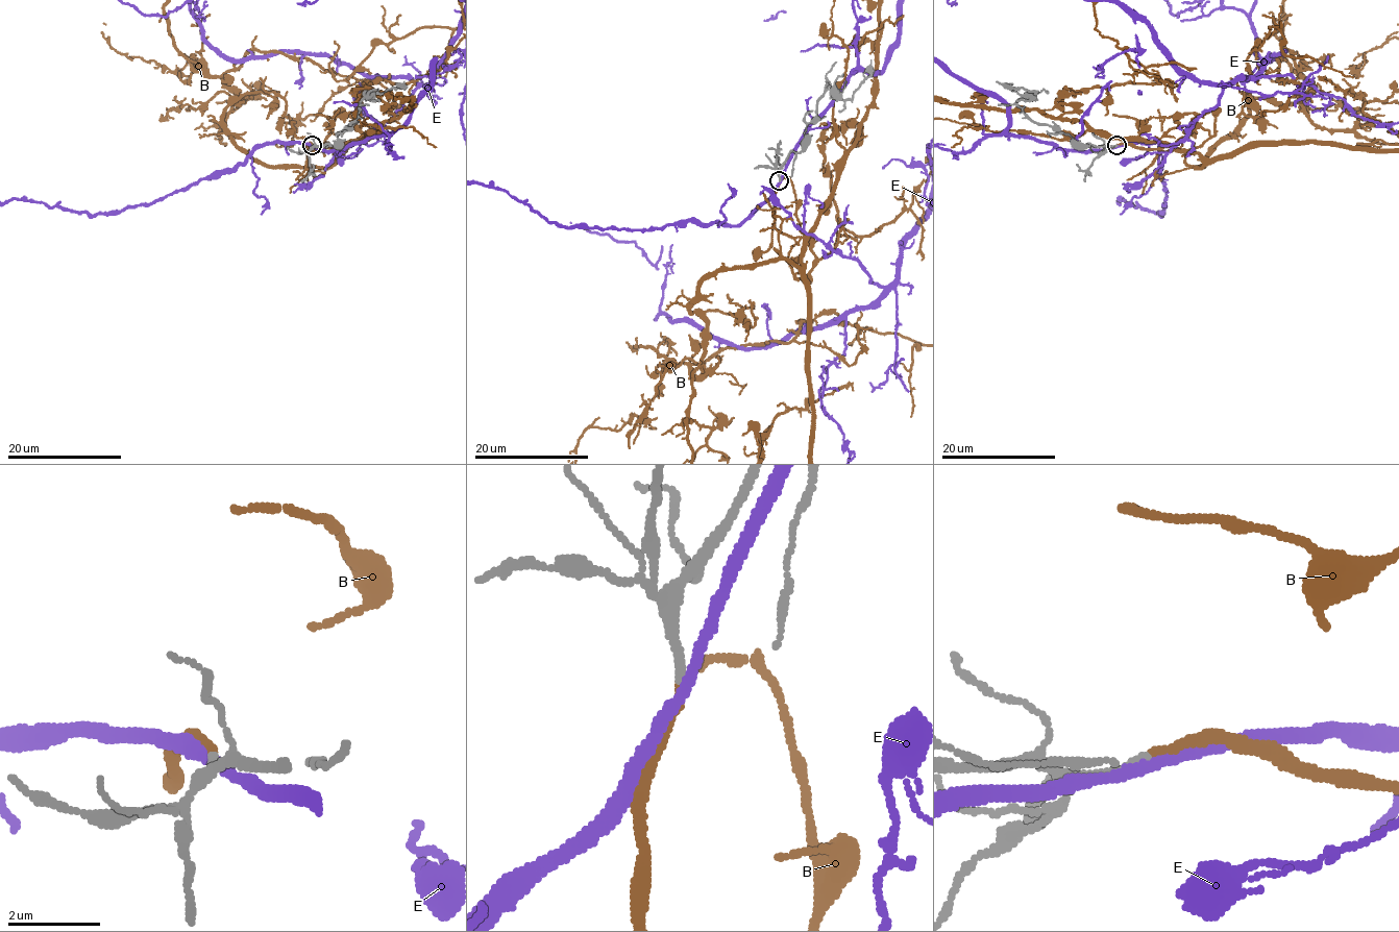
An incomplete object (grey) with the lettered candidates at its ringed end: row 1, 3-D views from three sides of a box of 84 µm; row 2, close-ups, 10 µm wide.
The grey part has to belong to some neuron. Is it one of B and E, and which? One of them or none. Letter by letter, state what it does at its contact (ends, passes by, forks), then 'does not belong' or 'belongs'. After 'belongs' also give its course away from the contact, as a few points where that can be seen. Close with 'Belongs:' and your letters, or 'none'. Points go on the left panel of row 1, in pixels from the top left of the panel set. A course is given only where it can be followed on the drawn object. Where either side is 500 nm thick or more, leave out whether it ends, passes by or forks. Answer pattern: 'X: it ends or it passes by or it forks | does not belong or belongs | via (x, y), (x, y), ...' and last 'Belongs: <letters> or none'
B: it ends | belongs
E: it passes by | does not belong
Belongs: B

